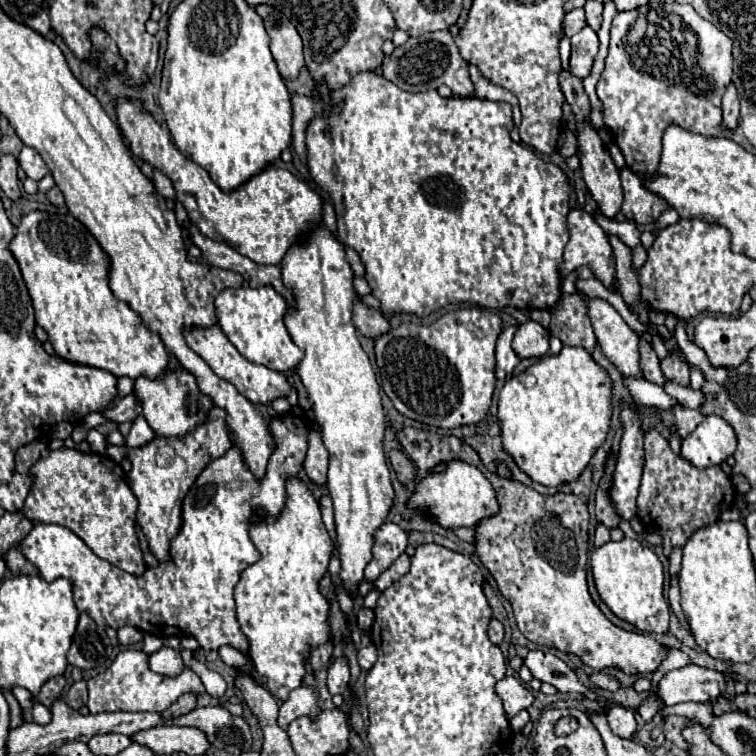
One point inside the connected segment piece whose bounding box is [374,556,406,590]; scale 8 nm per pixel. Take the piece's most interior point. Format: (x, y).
(395, 571)

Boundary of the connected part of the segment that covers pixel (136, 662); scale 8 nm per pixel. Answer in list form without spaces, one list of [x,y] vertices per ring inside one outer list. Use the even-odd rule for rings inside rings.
[[[122,650],[110,668],[106,668],[102,674],[88,680],[88,710],[90,714],[98,712],[164,712],[170,704],[174,704],[184,692],[196,692],[202,694],[204,686],[190,668],[184,668],[184,672],[176,678],[158,676],[150,670],[149,655],[142,650]]]

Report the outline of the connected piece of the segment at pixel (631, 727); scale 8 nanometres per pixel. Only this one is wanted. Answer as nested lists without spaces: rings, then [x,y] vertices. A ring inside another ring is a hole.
[[[616,706],[608,712],[608,724],[610,724],[612,732],[620,738],[632,738],[636,732],[634,712],[624,708],[624,706]]]

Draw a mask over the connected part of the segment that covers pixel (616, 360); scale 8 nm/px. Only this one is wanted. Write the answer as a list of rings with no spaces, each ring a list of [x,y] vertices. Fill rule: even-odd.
[[[588,296],[586,300],[596,340],[602,346],[606,358],[616,366],[618,372],[622,372],[624,378],[642,378],[638,350],[640,338],[636,336],[636,332],[622,320],[622,316],[608,302]]]

